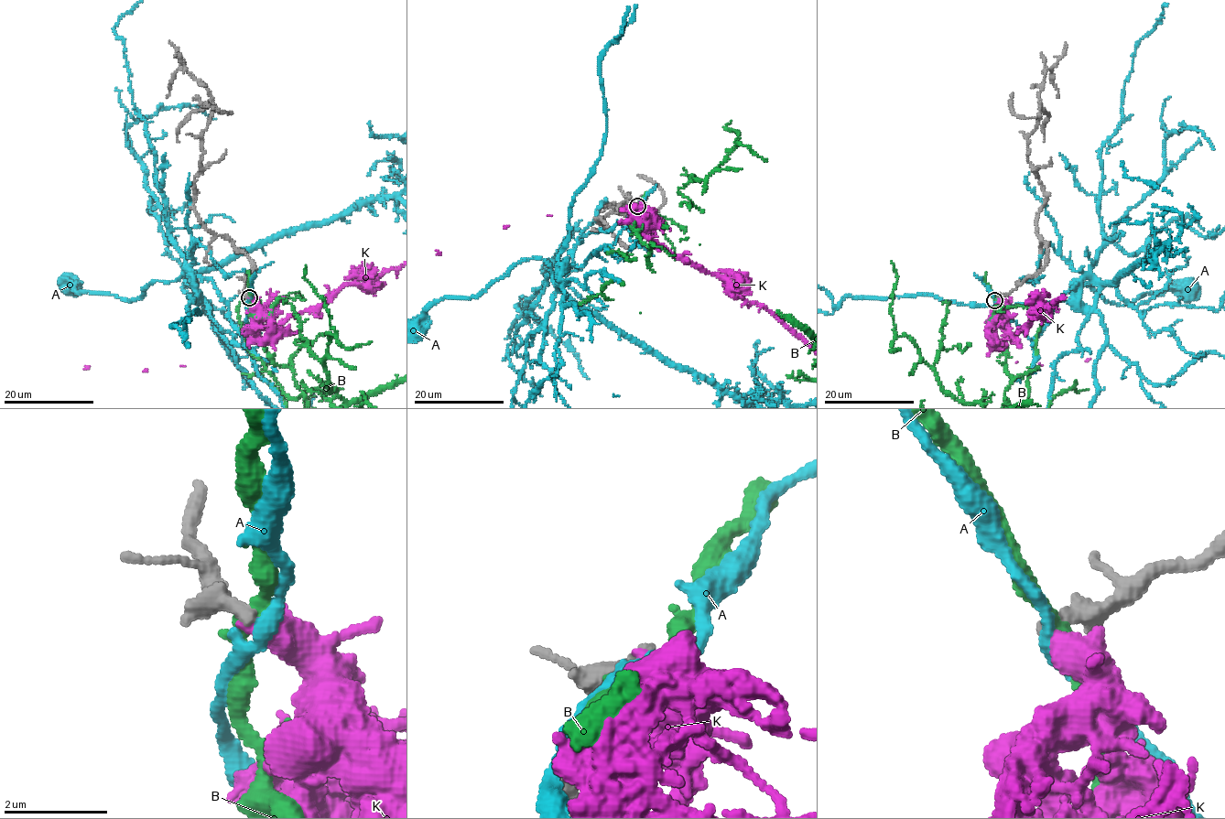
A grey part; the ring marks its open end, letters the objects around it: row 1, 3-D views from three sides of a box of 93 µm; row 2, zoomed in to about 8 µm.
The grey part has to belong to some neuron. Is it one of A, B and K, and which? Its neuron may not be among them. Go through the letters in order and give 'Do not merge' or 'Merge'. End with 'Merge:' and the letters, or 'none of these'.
A: Do not merge
B: Do not merge
K: Do not merge
Merge: none of these

